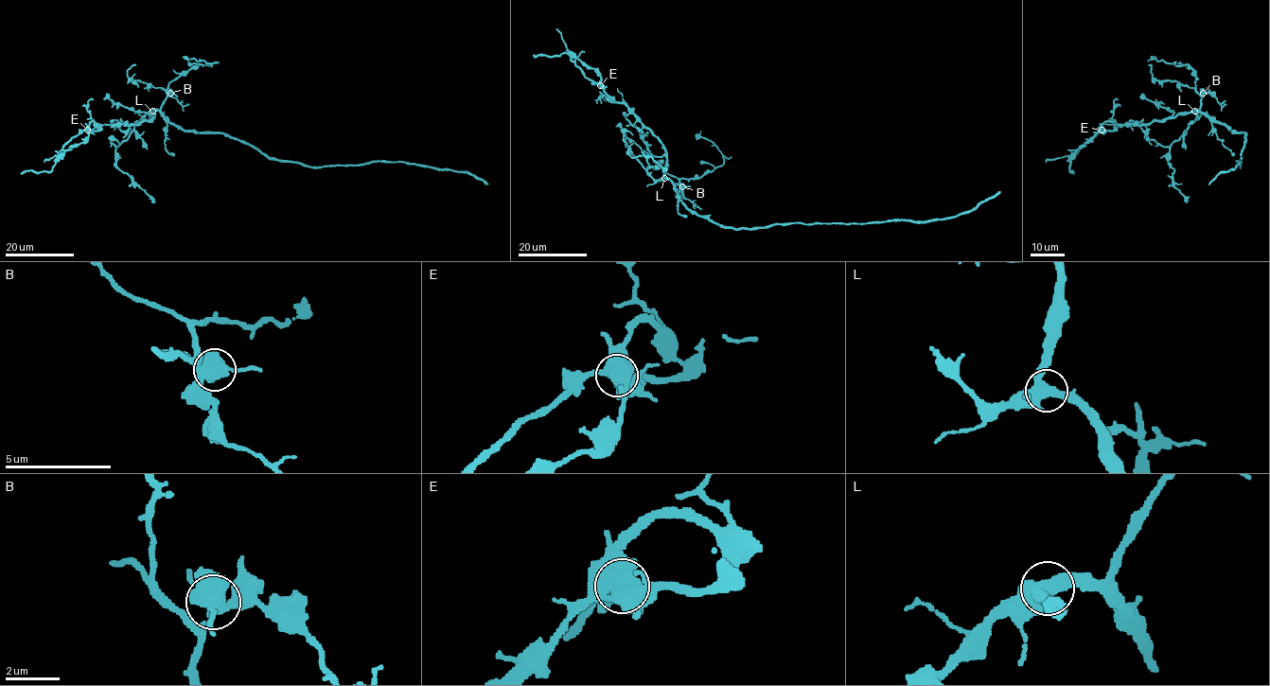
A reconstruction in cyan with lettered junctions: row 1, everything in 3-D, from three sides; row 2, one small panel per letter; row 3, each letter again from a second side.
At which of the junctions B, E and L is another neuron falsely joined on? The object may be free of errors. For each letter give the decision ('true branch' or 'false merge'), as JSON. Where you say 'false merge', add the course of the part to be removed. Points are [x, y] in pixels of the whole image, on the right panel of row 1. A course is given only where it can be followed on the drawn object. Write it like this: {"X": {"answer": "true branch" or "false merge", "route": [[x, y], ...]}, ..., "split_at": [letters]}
{"B": {"answer": "true branch"}, "E": {"answer": "false merge", "route": [[1102, 131], [1072, 159], [1069, 168], [1072, 173]]}, "L": {"answer": "true branch"}, "split_at": ["E"]}

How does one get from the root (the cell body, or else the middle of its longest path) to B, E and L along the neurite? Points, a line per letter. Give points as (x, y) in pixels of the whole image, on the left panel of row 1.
B: (204, 132), (179, 129), (163, 115), (161, 106), (170, 93)
E: (204, 132), (179, 129), (158, 111), (152, 112), (149, 120), (136, 124), (99, 124), (97, 131), (88, 131)
L: (204, 132), (179, 129), (158, 111), (152, 111)

